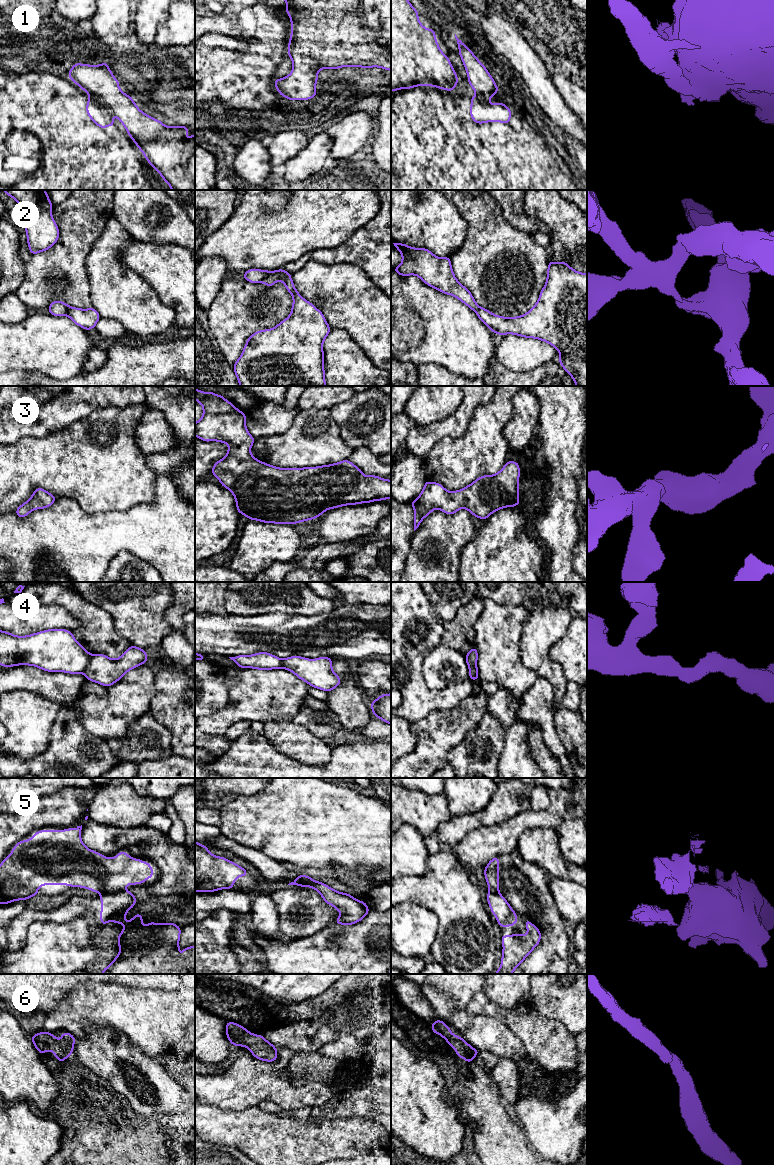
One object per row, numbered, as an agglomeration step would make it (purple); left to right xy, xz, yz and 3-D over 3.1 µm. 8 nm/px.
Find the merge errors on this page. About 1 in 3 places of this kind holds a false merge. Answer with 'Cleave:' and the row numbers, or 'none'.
Cleave: 2, 4, 5

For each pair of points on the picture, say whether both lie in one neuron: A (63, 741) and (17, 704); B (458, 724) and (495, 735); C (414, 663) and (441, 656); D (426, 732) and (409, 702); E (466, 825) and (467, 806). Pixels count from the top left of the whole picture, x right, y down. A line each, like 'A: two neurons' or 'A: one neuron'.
A: two neurons
B: two neurons
C: two neurons
D: two neurons
E: two neurons

